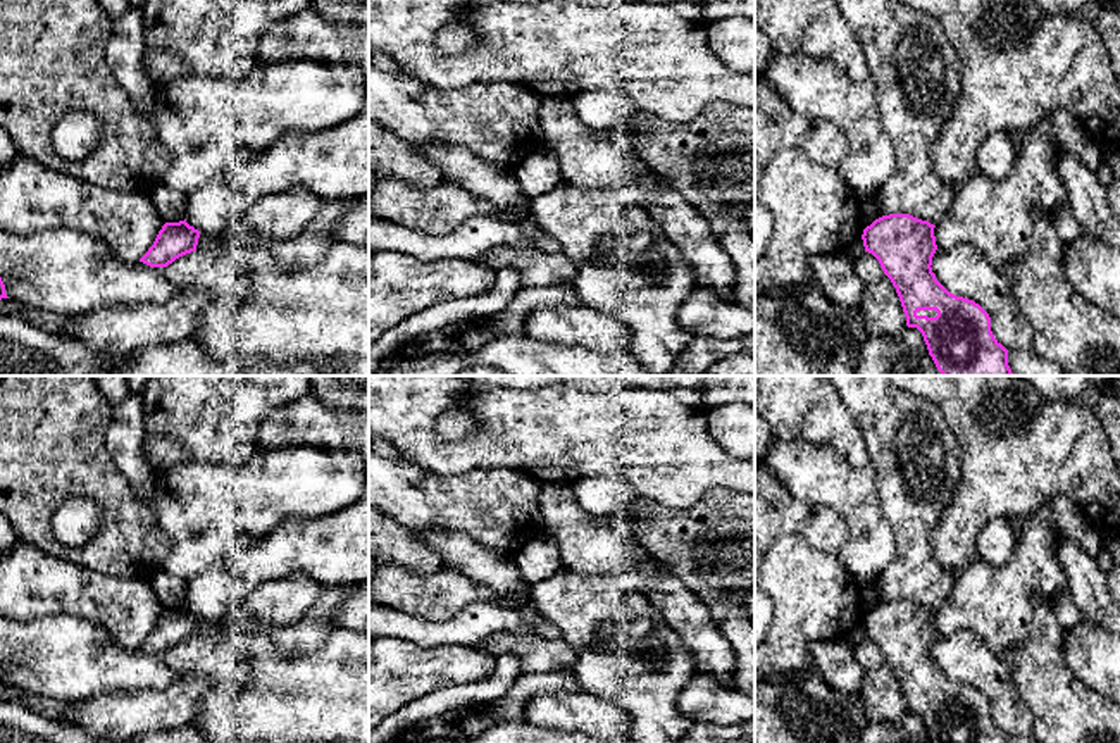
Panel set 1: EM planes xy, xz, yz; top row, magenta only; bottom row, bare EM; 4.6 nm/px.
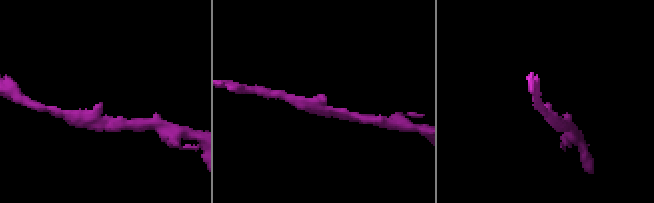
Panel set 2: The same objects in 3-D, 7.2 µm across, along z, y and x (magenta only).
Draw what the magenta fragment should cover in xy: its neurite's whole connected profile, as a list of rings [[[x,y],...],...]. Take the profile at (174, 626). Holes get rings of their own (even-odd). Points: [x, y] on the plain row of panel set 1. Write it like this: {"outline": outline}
{"outline": [[[184,607],[165,609],[153,631],[140,645],[150,653],[167,653],[176,645],[196,636],[200,617]]]}

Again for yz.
{"outline": [[[889,600],[863,615],[865,638],[872,640],[899,683],[906,712],[917,714],[930,743],[1008,743],[994,724],[989,700],[974,686],[949,679],[932,659],[937,636],[934,610],[910,600]]]}

